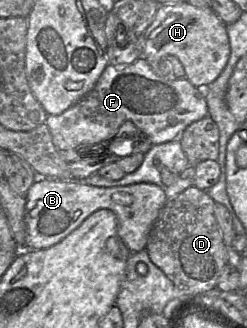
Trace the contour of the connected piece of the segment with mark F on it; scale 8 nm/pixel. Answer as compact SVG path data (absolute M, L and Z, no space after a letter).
M142 56L130 65L108 64L88 94L61 114L48 115L45 123L58 153L70 163L81 160L83 151L88 153L93 149L81 150L80 146L94 146L113 139L120 126L126 121L132 122L153 145L157 145L177 139L189 124L207 115L208 108L203 89L193 86L185 77L169 79L158 76Z

